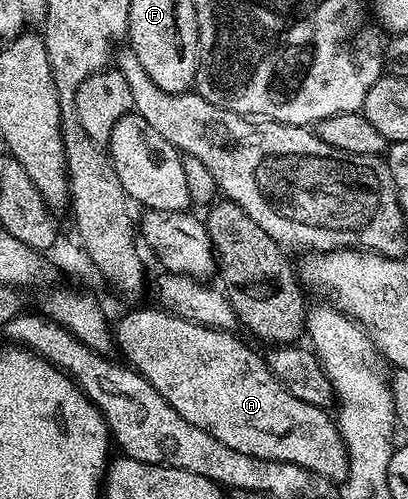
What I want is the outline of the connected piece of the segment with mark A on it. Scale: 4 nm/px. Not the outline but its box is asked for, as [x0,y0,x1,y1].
[116,308,350,483]

